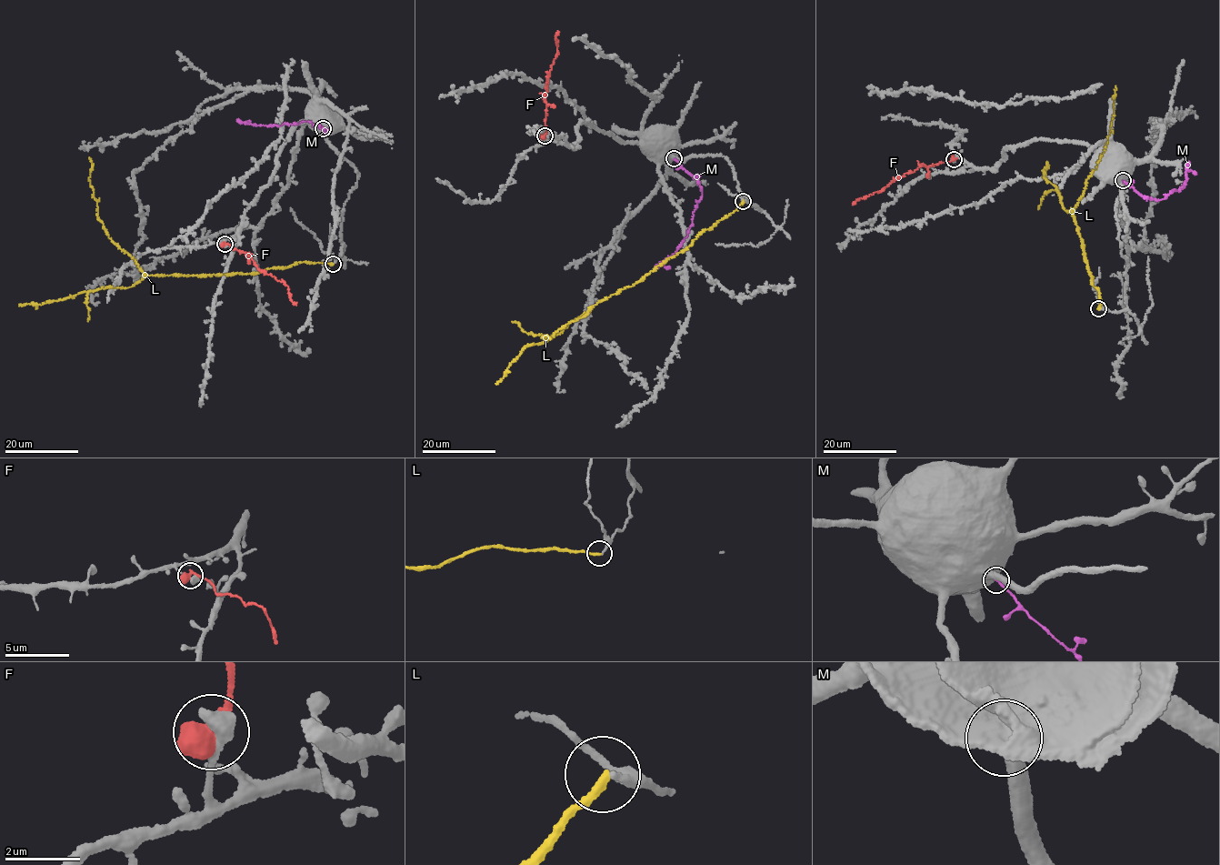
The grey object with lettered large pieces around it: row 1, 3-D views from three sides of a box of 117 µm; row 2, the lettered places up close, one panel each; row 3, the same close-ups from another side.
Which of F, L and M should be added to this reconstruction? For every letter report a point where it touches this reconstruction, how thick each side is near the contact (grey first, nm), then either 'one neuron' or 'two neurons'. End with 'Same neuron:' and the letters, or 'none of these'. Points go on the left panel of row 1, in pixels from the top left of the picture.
F: (224, 244) | 500/650 nm | two neurons
L: (333, 264) | 140/220 nm | two neurons
M: (323, 128) | 480/200 nm | two neurons
Same neuron: none of these

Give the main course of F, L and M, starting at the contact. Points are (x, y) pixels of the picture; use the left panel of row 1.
F: (224, 244), (244, 252), (260, 271), (283, 282), (295, 305)
L: (333, 264), (304, 261), (248, 274), (146, 275), (112, 240), (99, 219), (90, 186), (92, 163), (89, 157)
M: (323, 128), (326, 131), (322, 125), (304, 121), (279, 126), (247, 124), (249, 121)

